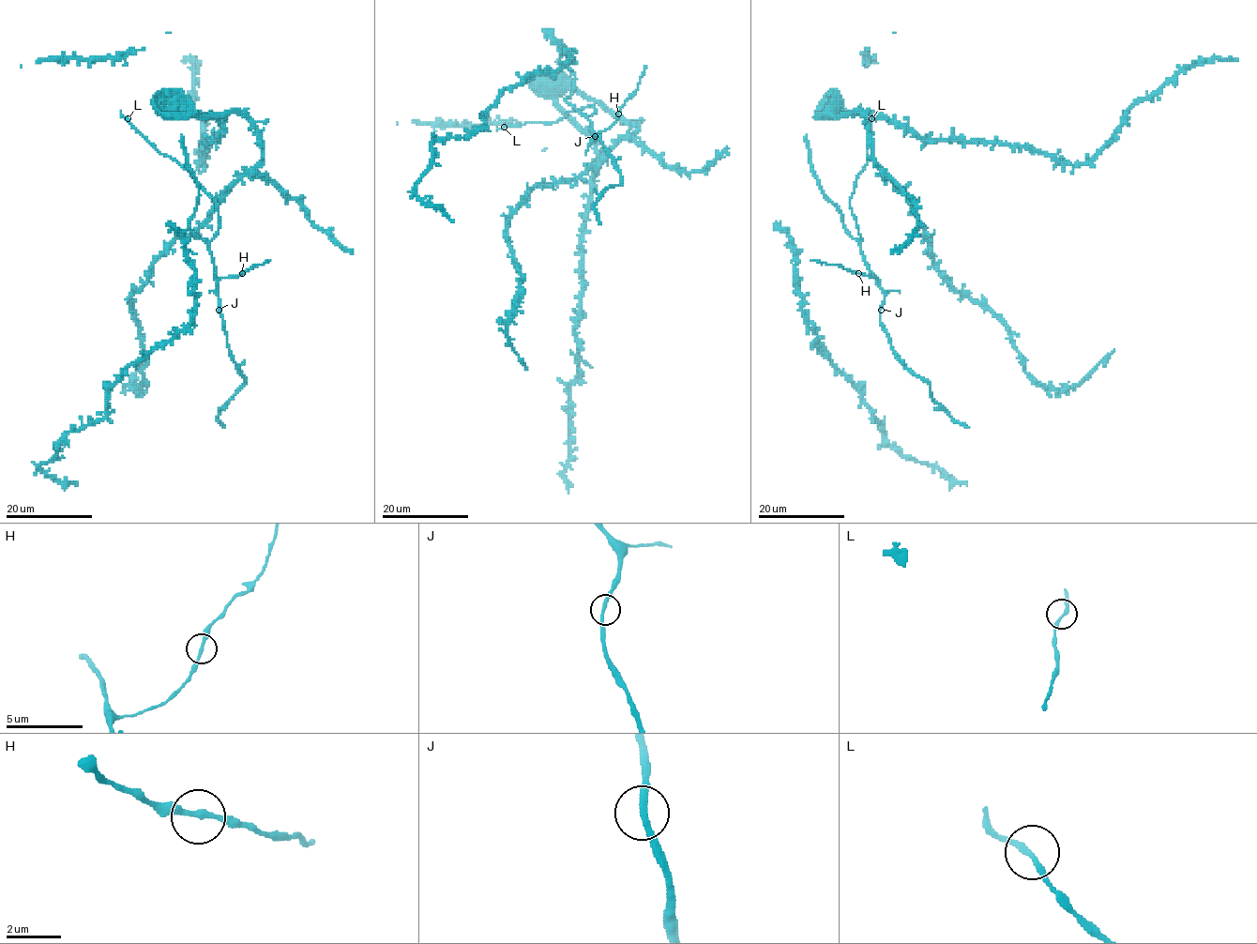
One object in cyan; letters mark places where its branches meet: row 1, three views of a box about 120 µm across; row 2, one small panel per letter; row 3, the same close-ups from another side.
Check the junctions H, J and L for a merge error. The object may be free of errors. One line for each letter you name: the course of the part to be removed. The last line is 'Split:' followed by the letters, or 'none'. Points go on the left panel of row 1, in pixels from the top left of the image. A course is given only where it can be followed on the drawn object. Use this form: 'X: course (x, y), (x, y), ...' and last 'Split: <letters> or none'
Split: none

